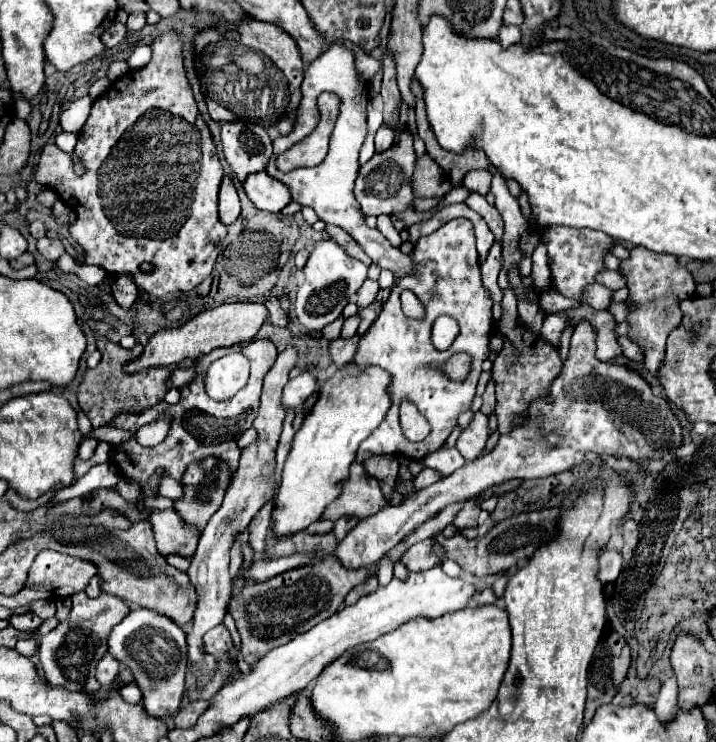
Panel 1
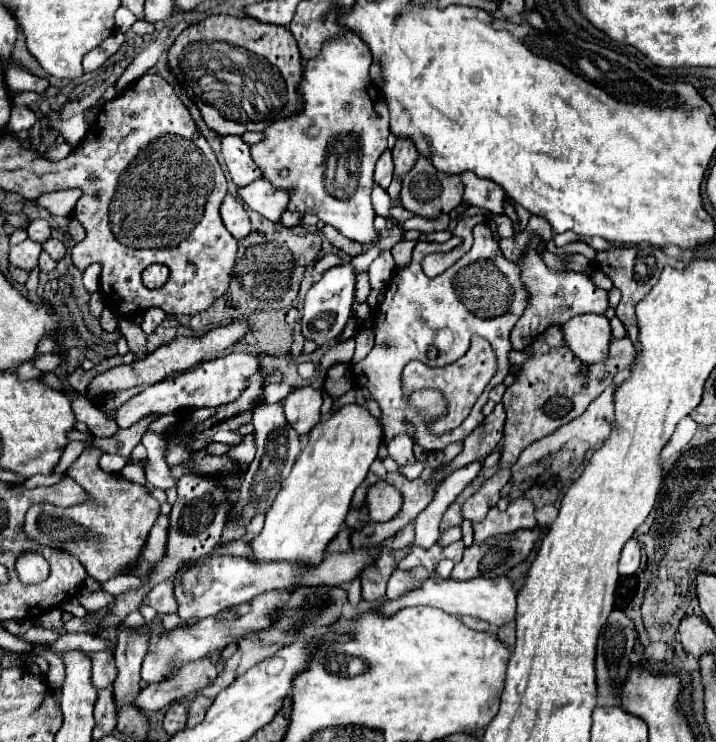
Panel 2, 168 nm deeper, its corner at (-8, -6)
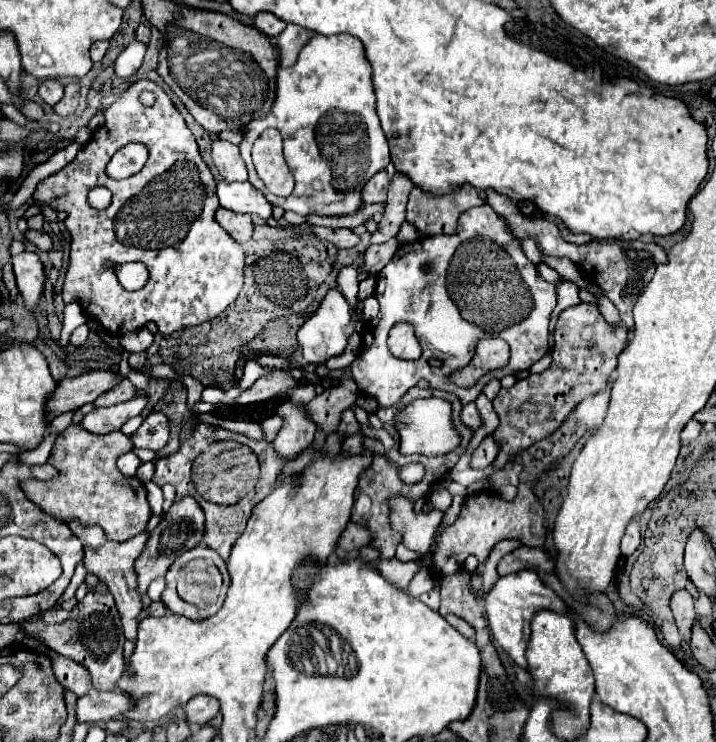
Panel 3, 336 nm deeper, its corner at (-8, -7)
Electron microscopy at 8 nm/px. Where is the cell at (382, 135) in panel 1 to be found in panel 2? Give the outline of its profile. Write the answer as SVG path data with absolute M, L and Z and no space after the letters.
M385 151L385 153L381 155L381 159L377 161L373 181L375 181L375 185L379 185L381 189L387 191L391 179L393 179L393 161L391 161L391 151Z

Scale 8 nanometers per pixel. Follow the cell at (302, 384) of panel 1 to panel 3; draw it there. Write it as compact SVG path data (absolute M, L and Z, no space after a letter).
M285 402L277 408L277 414L283 416L283 426L273 442L273 448L277 454L293 458L311 444L317 426L301 402Z

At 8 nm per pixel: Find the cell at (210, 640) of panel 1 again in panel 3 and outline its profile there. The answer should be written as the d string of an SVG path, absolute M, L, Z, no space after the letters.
M95 688L77 700L77 720L79 722L101 722L113 720L129 710L133 710L135 700L127 692L97 692Z

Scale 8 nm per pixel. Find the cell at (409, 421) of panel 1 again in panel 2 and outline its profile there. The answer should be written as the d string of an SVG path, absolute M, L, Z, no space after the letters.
M473 337L471 349L459 361L455 361L451 365L433 369L433 367L427 367L423 363L417 363L417 361L409 363L403 371L403 389L407 393L417 391L417 389L425 389L425 387L435 387L435 389L443 391L443 395L447 397L447 403L449 403L449 413L447 413L447 417L433 423L433 431L435 433L445 433L445 431L453 429L455 425L459 425L469 415L473 403L483 393L483 389L487 387L489 379L495 373L497 373L497 357L493 353L493 347L483 337Z

